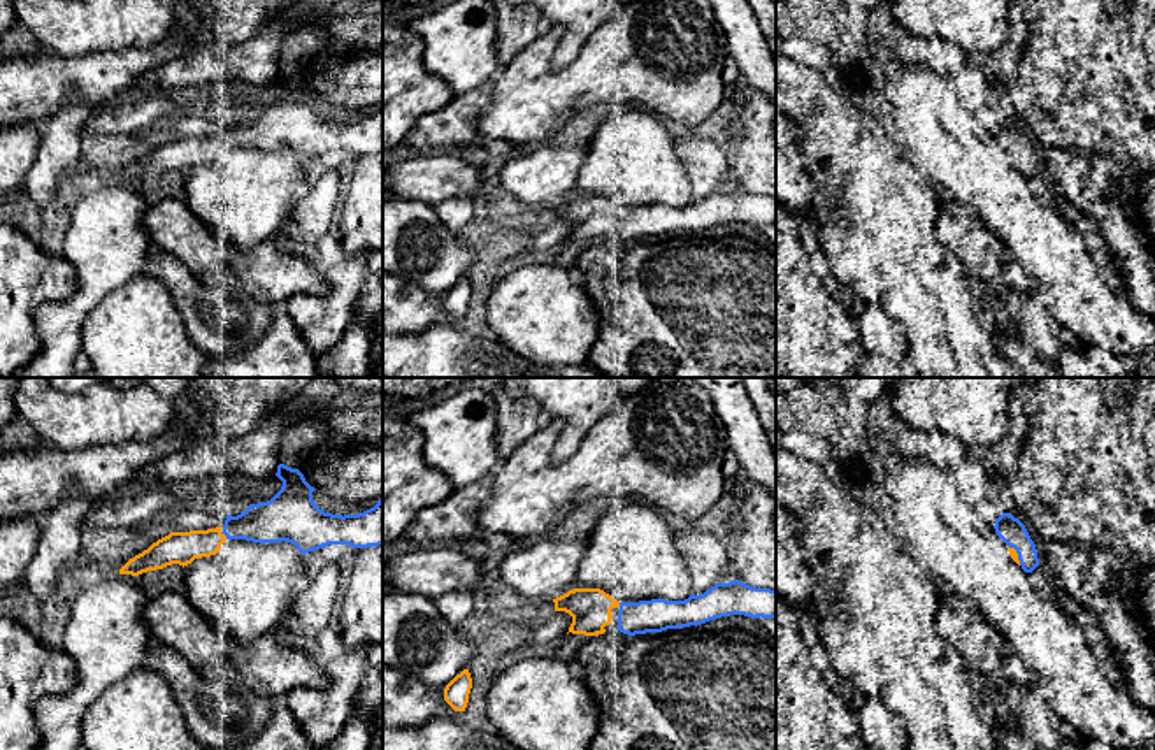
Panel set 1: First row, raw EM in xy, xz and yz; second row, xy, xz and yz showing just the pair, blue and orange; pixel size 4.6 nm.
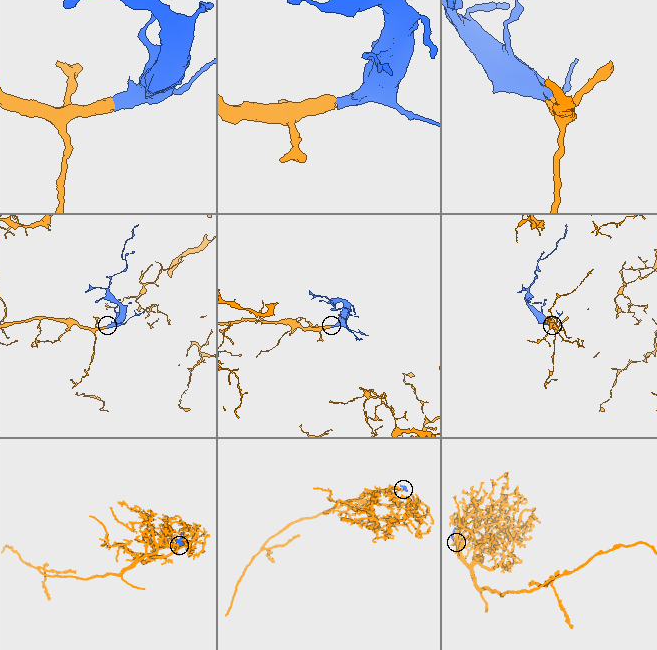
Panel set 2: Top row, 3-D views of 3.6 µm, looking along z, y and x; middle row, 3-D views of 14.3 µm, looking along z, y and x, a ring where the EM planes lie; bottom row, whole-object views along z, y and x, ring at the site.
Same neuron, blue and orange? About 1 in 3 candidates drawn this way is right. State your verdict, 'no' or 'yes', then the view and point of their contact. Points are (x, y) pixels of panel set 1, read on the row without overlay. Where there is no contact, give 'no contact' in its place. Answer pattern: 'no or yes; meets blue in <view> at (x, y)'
yes; meets blue in xz at (620, 213)

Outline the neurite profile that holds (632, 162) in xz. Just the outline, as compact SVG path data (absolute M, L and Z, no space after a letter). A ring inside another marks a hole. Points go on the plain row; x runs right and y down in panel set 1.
M614 109L588 142L576 195L600 195L618 209L651 206L685 207L692 198L686 167L676 153L676 139L664 119L646 109Z

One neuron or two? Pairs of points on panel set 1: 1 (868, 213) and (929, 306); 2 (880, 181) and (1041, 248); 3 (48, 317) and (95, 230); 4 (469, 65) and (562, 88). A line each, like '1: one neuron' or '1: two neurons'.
1: one neuron
2: two neurons
3: one neuron
4: two neurons

